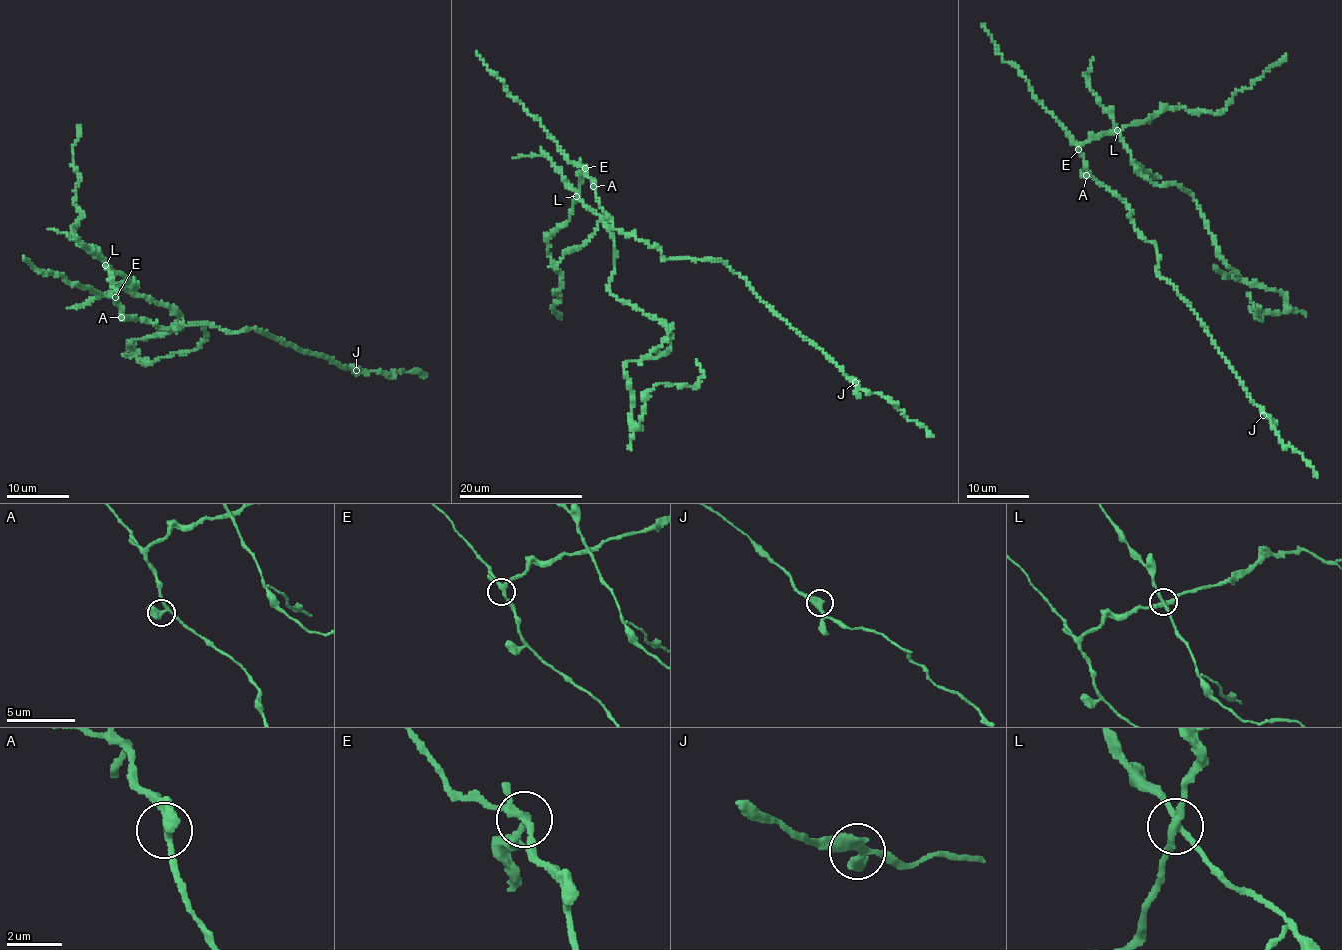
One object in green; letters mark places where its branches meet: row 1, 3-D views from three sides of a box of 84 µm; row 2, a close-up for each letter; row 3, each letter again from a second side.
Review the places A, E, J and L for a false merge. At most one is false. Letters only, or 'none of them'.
L

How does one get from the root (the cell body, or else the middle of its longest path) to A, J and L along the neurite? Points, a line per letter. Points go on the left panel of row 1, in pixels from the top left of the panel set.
A: (113, 280), (121, 317)
J: (113, 280), (123, 317), (151, 320), (159, 326), (169, 328), (211, 323), (230, 331), (256, 329), (356, 370)
L: (113, 280), (106, 264)

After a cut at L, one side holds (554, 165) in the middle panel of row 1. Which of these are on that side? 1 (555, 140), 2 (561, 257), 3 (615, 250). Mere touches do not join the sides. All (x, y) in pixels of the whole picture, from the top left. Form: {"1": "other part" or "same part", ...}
{"1": "other part", "2": "same part", "3": "same part"}

